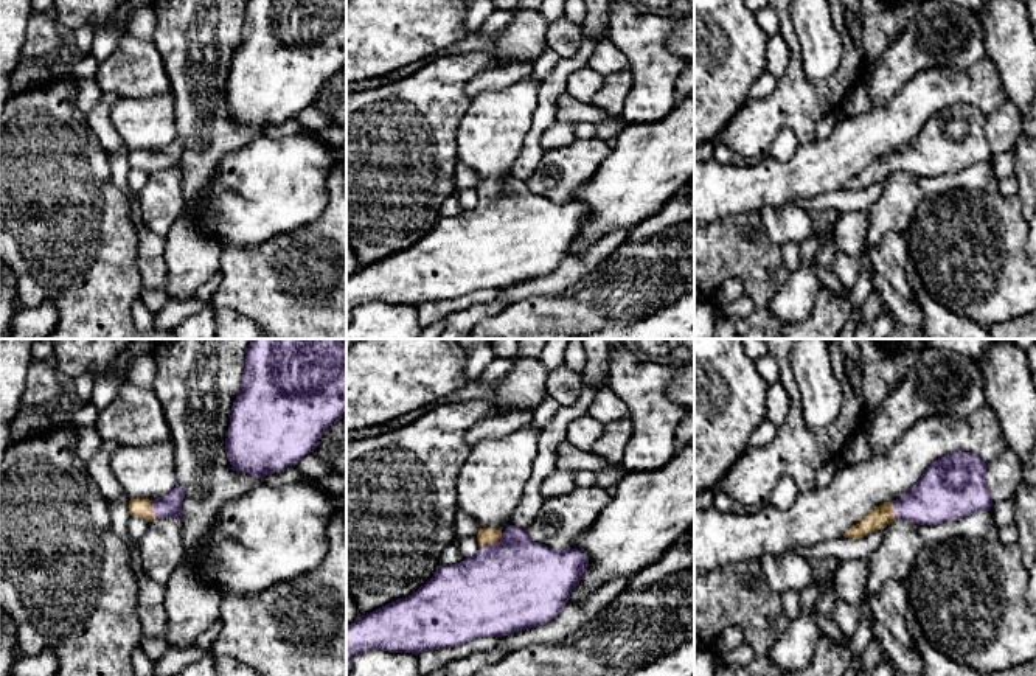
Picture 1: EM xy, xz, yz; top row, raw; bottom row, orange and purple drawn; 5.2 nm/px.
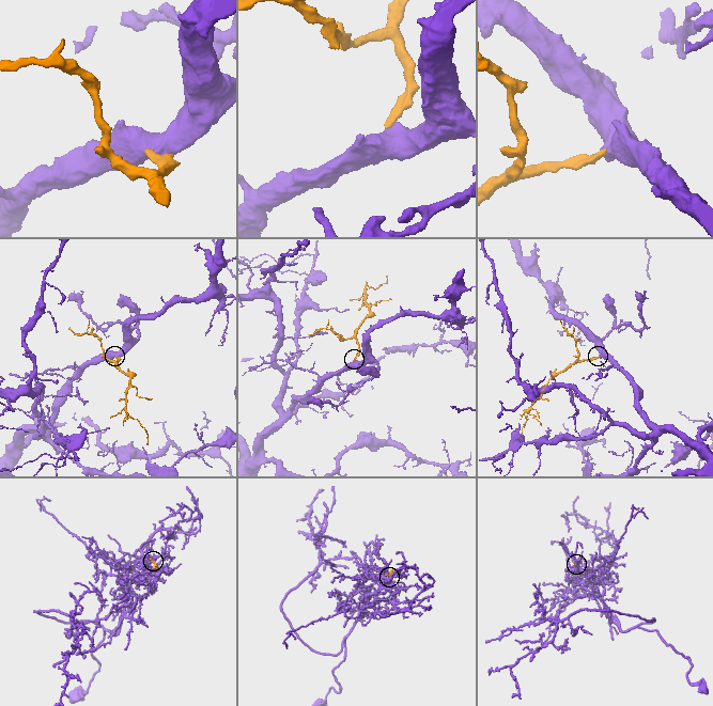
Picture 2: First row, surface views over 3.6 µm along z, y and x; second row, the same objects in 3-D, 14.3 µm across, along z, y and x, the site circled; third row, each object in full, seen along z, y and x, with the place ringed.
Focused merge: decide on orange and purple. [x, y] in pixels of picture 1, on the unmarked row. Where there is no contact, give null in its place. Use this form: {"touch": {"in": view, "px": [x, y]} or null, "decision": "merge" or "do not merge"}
{"touch": {"in": "xz", "px": [493, 195]}, "decision": "merge"}

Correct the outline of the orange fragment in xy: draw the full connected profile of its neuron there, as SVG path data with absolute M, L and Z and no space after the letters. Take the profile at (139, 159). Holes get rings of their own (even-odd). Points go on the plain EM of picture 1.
M176 138L169 146L162 151L130 151L129 163L134 169L143 169L146 174L152 174L160 169L177 169L183 174L182 155L185 151L185 141Z

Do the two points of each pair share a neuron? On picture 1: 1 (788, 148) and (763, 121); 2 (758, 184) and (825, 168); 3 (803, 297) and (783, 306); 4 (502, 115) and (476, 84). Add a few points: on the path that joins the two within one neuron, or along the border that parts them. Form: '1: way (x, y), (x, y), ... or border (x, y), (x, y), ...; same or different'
1: border (789, 126), (785, 126), (775, 135), (768, 154); different
2: way (775, 182), (796, 179), (808, 173); same
3: way (799, 297), (788, 305); same
4: border (518, 81), (502, 89), (482, 90), (472, 98); different

